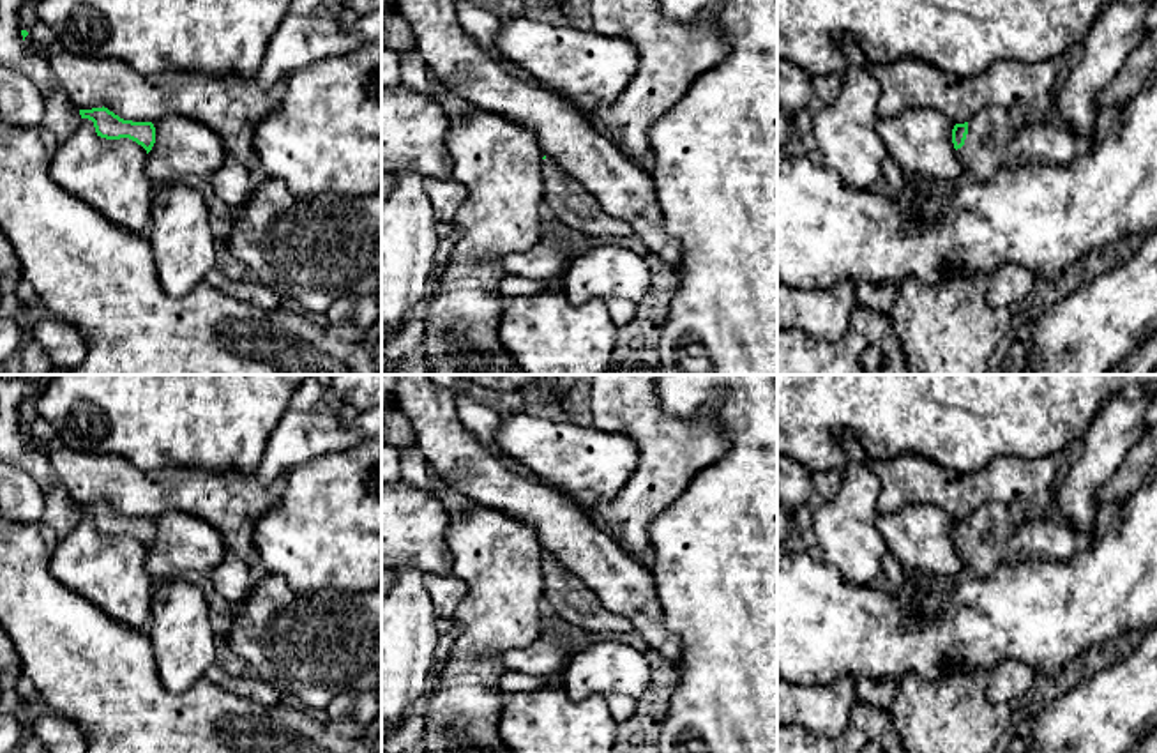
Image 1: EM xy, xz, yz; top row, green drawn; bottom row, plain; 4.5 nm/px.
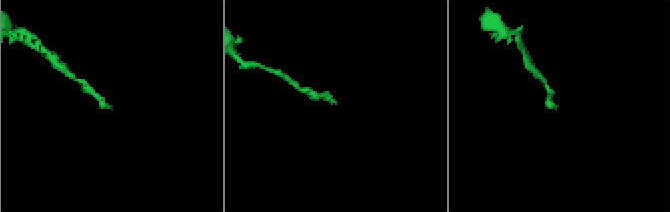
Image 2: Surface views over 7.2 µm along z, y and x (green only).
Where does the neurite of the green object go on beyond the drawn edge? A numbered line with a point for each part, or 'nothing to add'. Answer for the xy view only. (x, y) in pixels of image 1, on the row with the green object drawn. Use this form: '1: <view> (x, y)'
nothing to add

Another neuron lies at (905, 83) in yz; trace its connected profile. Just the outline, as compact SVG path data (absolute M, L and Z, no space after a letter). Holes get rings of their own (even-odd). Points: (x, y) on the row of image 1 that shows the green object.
M911 57L871 65L881 88L881 118L911 108L931 108L954 124L968 122L987 106L1003 108L1016 117L1035 113L1047 103L1065 69L1058 58L1037 64L1000 60L973 78L961 78Z

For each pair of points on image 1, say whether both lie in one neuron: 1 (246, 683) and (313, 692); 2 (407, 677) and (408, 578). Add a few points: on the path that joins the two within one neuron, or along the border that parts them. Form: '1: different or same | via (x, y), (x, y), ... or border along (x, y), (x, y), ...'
1: different | border along (251, 672), (281, 695)
2: same | via (407, 653), (408, 603)

